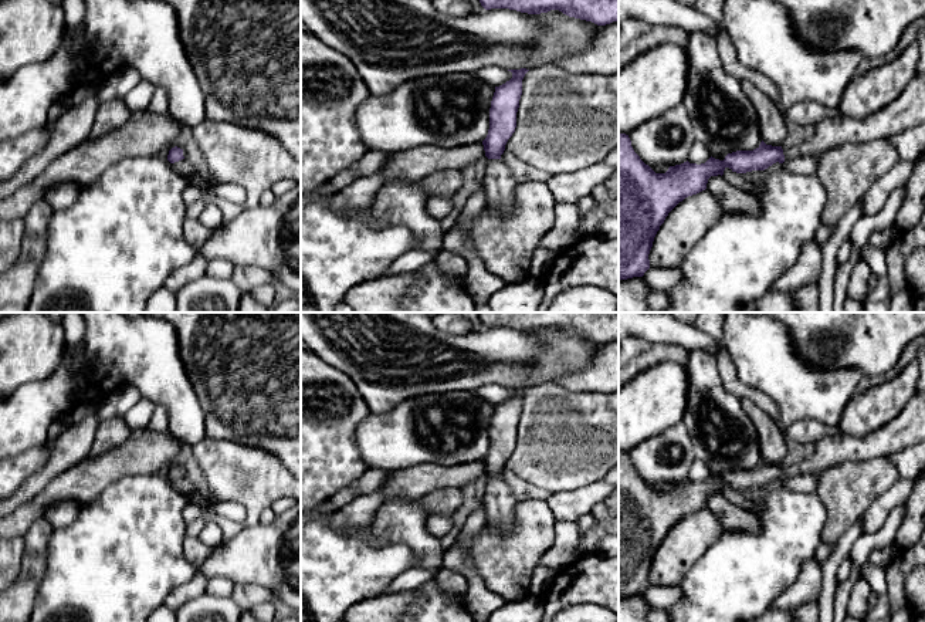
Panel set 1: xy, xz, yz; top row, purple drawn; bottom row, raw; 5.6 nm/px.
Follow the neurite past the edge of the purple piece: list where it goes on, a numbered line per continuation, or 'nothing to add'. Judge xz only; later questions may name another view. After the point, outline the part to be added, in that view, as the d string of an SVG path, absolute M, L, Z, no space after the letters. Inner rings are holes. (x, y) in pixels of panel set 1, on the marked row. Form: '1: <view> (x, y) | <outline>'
1: xz (500, 185) | M489 159L487 175L482 179L485 206L492 207L502 217L508 217L515 204L514 192L518 183L519 180L512 176L502 159Z

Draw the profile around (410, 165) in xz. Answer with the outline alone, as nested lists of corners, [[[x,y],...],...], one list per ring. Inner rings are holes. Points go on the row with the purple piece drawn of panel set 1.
[[[482,142],[444,148],[441,145],[417,145],[390,155],[379,170],[386,185],[421,180],[438,169],[458,169],[474,165],[485,156]]]

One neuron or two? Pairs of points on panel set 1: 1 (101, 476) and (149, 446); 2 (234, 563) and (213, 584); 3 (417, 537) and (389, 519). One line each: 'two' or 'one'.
1: one
2: two
3: one

